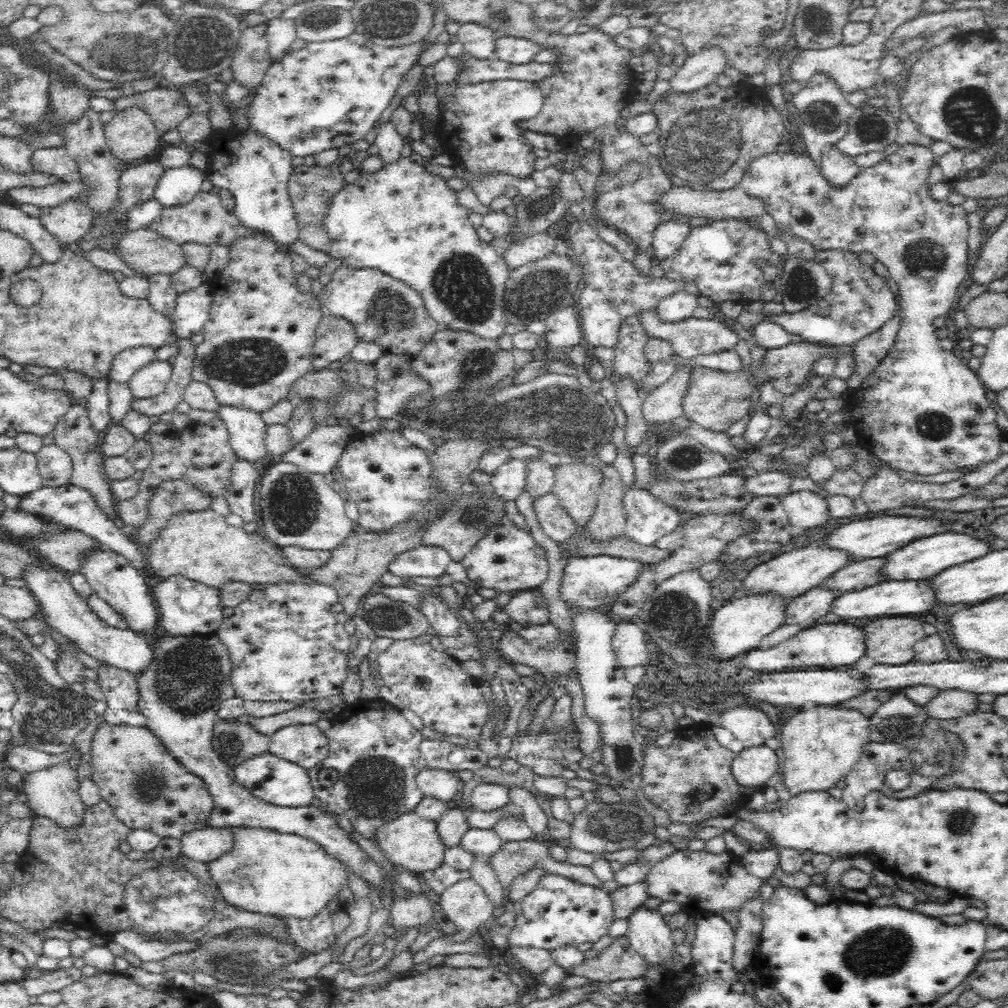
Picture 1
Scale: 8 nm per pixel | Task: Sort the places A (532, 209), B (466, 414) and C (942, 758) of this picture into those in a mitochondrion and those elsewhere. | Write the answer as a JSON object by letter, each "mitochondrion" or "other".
{"A":"other","B":"mitochondrion","C":"mitochondrion"}

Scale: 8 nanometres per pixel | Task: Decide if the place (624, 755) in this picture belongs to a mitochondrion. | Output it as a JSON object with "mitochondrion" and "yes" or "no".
{"mitochondrion":"yes"}

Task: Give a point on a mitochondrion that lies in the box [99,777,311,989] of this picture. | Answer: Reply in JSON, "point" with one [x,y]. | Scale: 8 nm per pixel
{"point":[177,888]}

